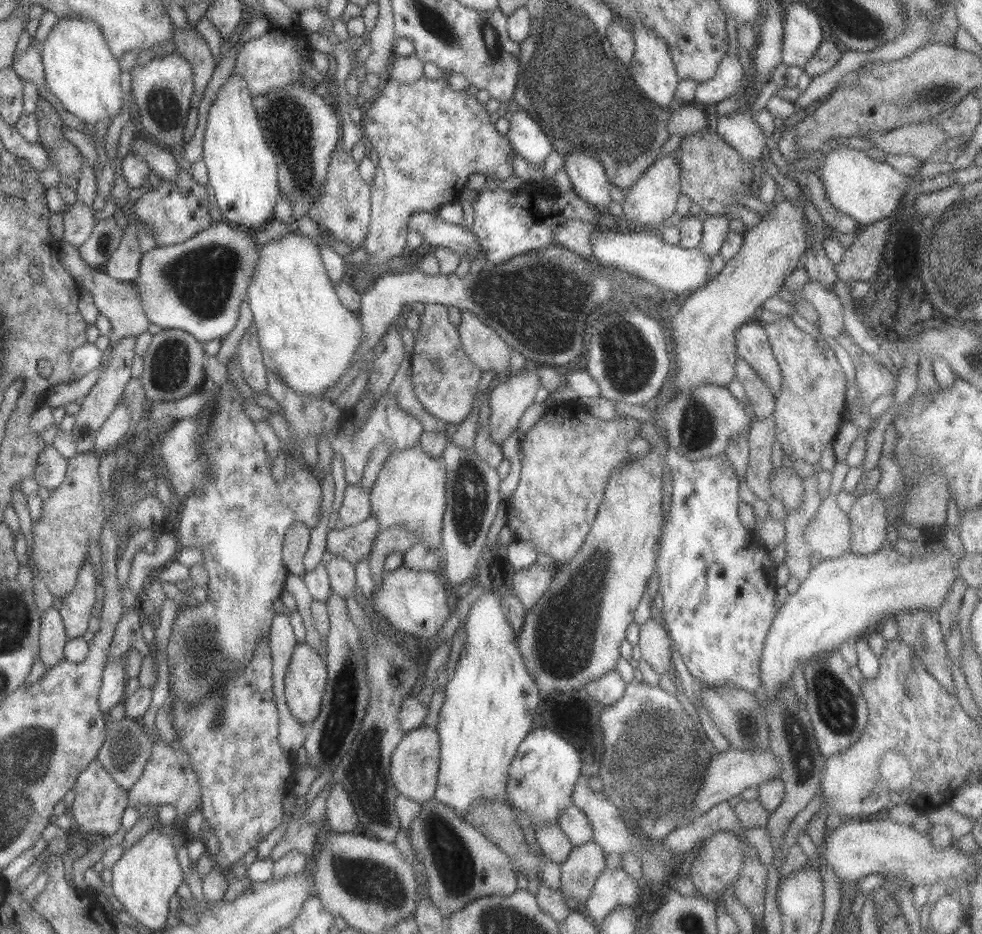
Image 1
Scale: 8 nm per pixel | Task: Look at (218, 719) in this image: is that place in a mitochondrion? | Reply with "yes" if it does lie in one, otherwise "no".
yes

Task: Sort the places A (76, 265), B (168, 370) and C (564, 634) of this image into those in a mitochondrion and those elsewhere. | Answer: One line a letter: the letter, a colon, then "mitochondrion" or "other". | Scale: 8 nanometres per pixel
A: other
B: mitochondrion
C: mitochondrion

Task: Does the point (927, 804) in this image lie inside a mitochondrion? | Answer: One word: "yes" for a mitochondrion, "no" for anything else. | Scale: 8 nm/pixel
no

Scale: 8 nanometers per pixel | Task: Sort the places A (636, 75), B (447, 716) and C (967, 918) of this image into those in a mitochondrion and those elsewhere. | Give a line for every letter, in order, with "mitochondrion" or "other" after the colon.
A: mitochondrion
B: other
C: other

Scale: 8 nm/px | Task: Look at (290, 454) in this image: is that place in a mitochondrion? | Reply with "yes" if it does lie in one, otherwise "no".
no

